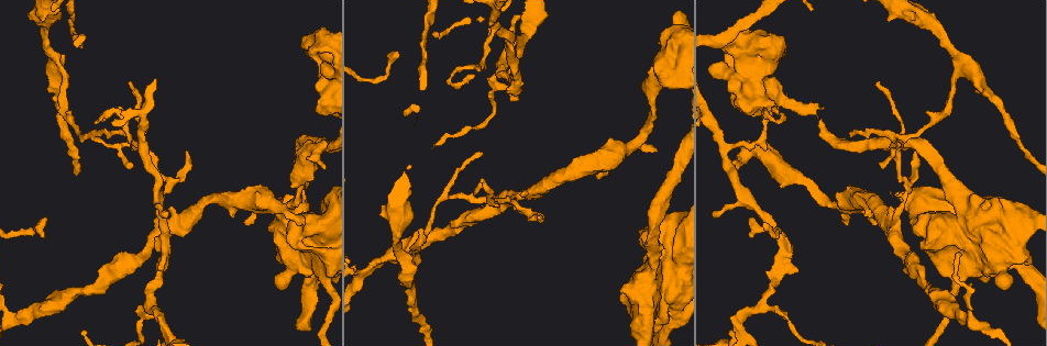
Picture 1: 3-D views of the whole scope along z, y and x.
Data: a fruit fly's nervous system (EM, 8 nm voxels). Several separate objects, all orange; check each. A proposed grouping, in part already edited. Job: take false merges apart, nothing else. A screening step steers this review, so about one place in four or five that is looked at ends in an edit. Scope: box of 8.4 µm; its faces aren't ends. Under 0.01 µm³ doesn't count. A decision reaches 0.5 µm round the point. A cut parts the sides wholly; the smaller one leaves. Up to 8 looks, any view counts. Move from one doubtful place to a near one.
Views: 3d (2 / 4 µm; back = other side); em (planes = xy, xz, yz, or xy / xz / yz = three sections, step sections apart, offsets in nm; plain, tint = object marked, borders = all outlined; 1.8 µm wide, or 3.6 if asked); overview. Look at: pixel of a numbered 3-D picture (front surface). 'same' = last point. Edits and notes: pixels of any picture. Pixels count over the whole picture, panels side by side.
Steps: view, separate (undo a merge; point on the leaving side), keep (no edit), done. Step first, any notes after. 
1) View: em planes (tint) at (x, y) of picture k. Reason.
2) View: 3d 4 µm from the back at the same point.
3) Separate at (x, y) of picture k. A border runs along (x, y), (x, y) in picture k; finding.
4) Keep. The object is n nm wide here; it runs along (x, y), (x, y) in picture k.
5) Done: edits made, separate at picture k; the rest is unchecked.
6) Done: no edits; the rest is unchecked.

View: em 3.6 µm planes (tint) at (663, 297) of picture 1. Calibre changes.

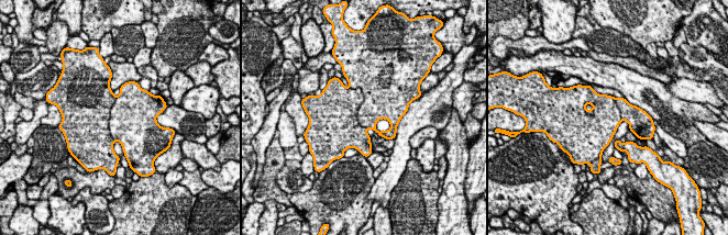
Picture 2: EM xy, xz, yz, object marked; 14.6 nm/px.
Separate at (343, 102) of picture 2. A border runs along (350, 87), (366, 129) in picture 2; two cells meet here.

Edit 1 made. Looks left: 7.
View: 3d 2 µm at (473, 67) of picture 1. Sharp bend.

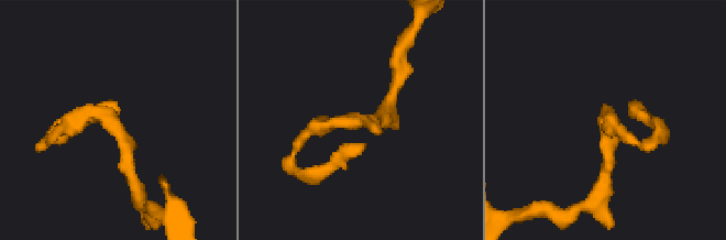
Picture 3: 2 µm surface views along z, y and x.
View: em planes (tint) at (363, 119) of picture 3. Now the EM.

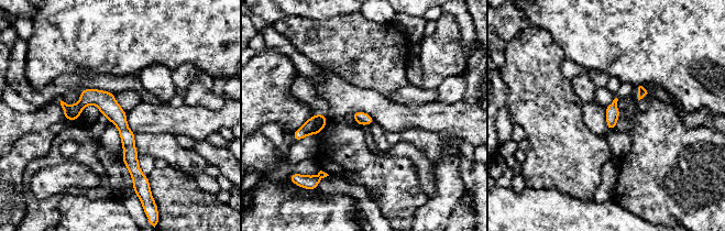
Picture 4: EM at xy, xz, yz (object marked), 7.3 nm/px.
Keep. It runs along (65, 107), (100, 100), (119, 119), (141, 178) in picture 4; one cell here.

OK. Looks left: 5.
View: 3d 4 µm at (963, 68) of picture 1. Abrupt turn.

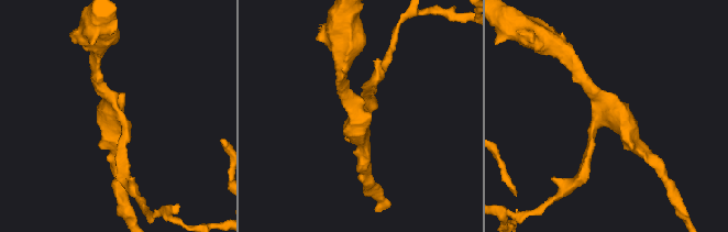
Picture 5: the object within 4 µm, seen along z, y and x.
View: em xz step 4 (tint) at (116, 112) of picture 5. 3 arms meet here.

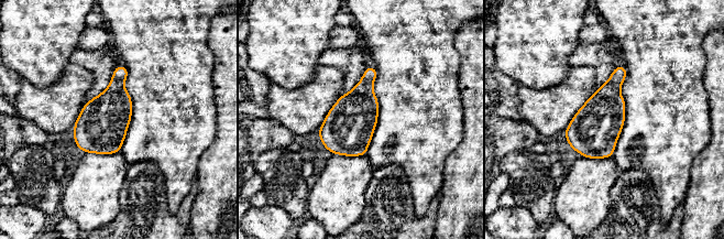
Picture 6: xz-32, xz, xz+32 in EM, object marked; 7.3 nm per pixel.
View: em planes (tint) at the same point.

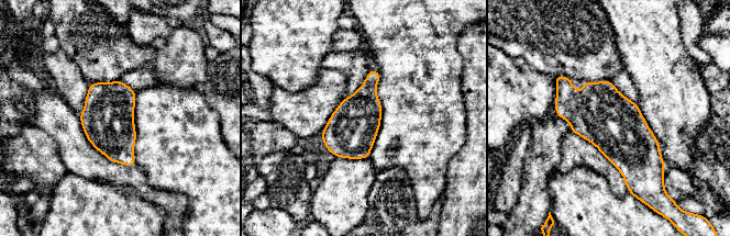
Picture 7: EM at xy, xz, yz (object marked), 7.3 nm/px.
Keep. Continuous, no second cell.

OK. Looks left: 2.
Done: edits made, separate at picture 2; the rest is unchecked.

